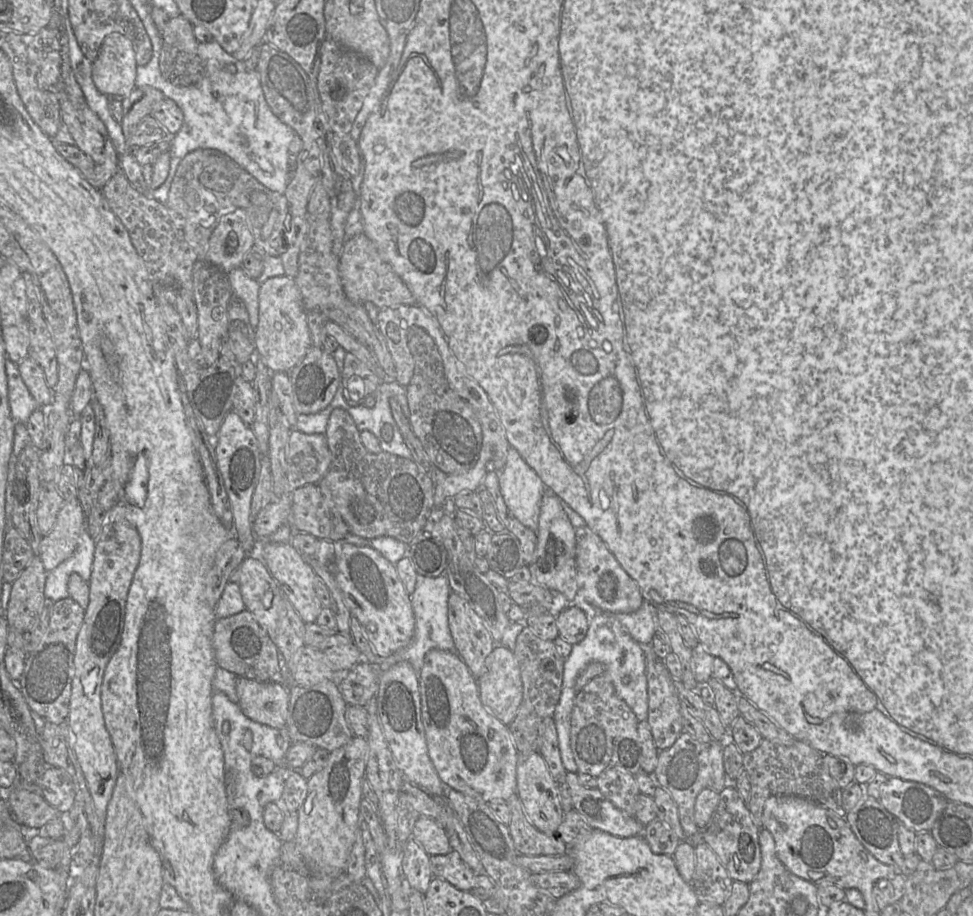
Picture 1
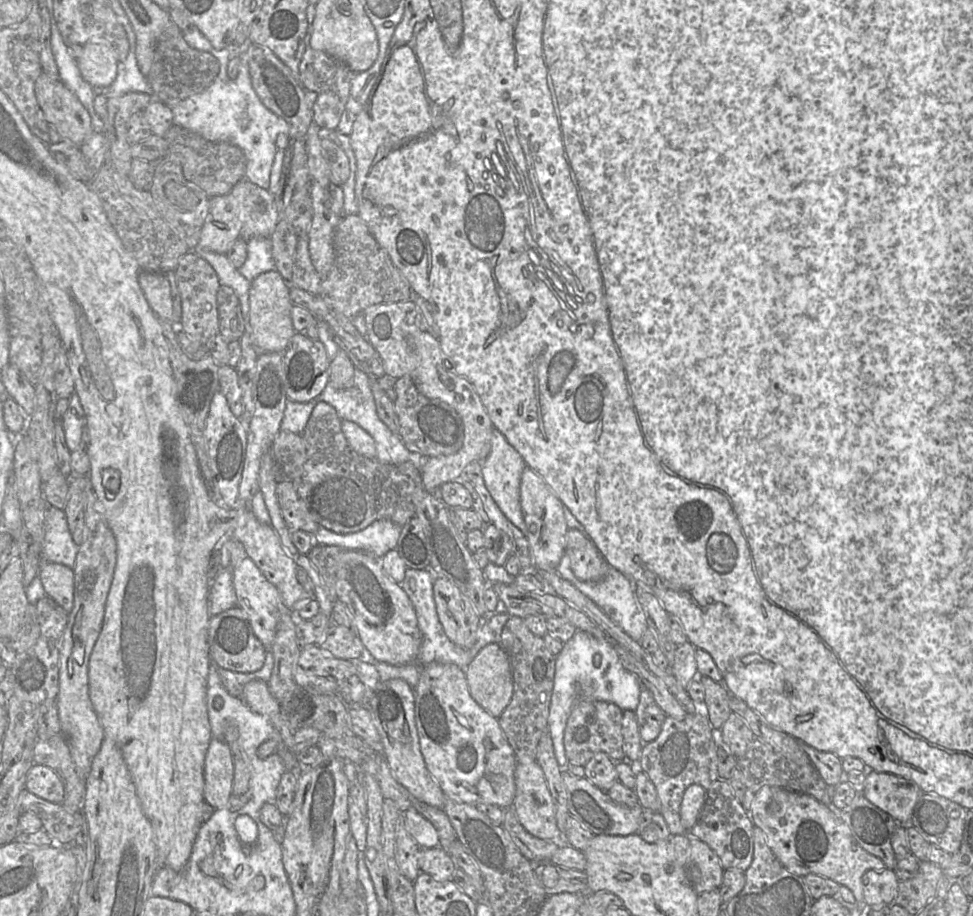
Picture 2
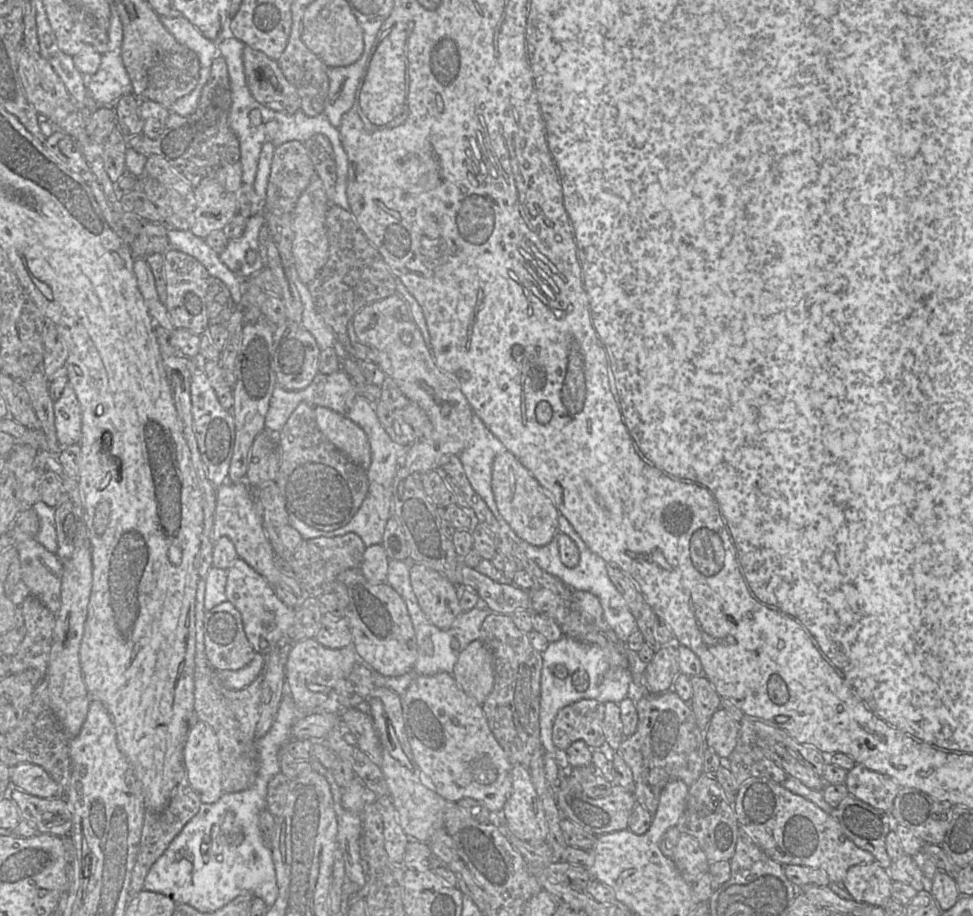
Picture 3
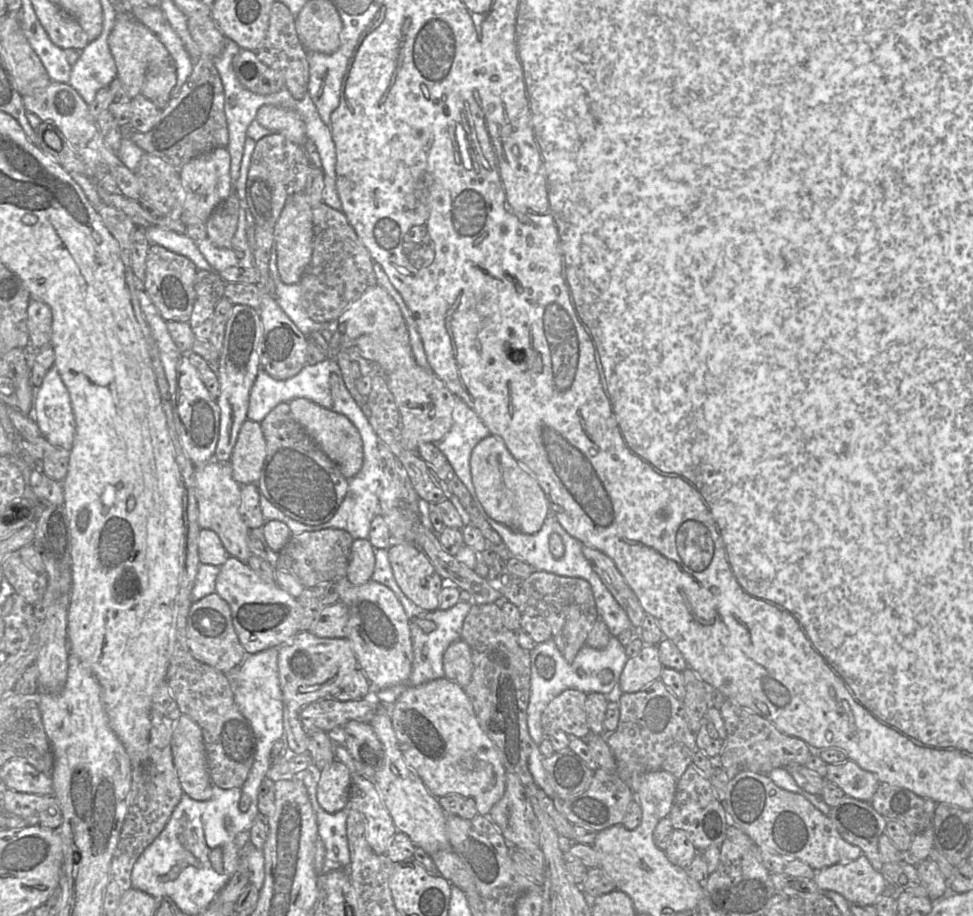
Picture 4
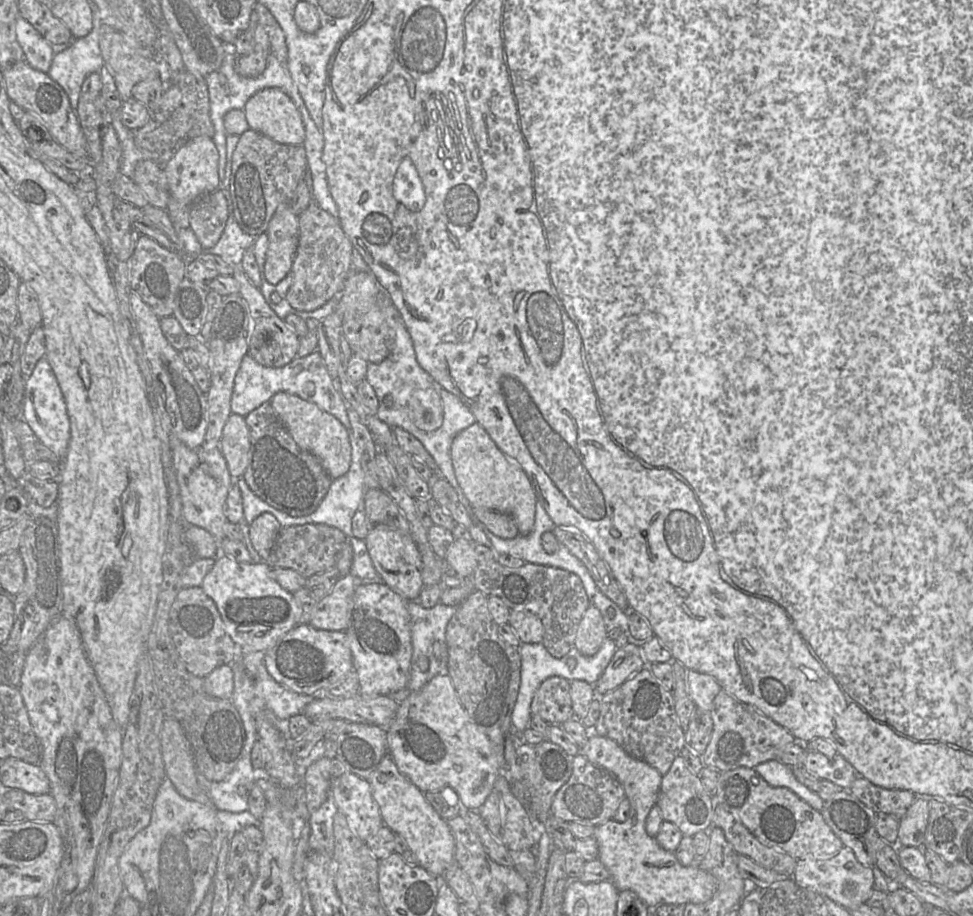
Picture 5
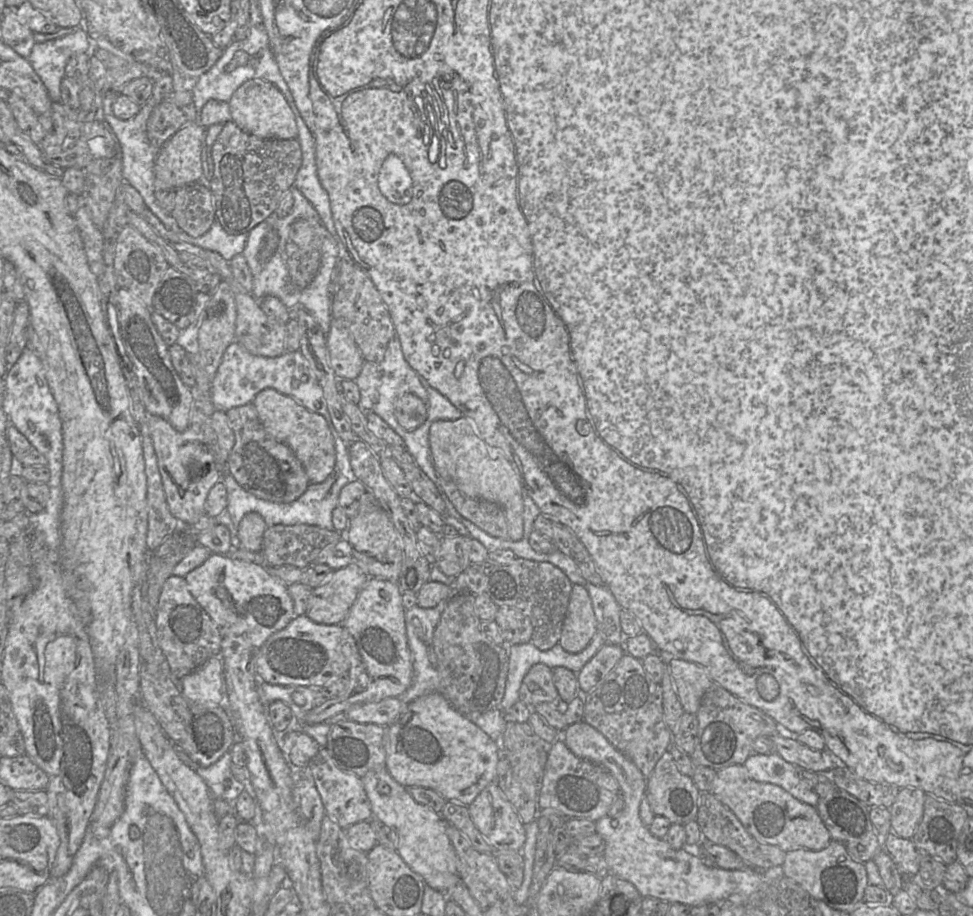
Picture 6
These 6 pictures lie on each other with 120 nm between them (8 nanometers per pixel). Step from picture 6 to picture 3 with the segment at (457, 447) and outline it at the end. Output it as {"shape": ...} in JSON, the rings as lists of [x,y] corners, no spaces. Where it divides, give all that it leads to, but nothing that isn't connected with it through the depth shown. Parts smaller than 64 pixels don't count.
{"shape":[[[509,451],[498,455],[492,466],[492,491],[497,509],[515,534],[534,546],[550,543],[558,530],[560,513],[536,478]]]}

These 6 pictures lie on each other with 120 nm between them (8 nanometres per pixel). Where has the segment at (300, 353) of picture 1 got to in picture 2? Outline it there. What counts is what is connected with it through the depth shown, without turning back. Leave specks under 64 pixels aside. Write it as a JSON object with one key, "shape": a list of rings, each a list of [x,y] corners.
{"shape":[[[276,270],[258,275],[251,281],[249,291],[249,321],[247,334],[258,353],[280,353],[288,347],[291,338],[297,333],[293,327],[291,310],[294,306],[290,298],[290,285]]]}

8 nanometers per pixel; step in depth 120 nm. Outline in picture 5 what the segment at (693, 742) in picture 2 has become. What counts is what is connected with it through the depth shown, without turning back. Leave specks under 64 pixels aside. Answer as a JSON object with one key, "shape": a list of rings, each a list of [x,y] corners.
{"shape":[[[648,667],[629,678],[619,687],[600,697],[600,716],[595,726],[587,728],[591,733],[607,737],[616,742],[627,754],[641,760],[665,775],[674,759],[685,747],[684,731],[679,723],[672,692],[667,691]]]}

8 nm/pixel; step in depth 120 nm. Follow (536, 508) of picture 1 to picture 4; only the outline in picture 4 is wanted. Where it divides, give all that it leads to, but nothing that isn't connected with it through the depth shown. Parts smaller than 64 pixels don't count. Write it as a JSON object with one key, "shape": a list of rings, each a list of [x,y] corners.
{"shape":[[[460,398],[455,400],[452,419],[451,429],[436,446],[468,489],[474,504],[478,498],[471,478],[470,457],[474,447],[491,433],[478,414]]]}

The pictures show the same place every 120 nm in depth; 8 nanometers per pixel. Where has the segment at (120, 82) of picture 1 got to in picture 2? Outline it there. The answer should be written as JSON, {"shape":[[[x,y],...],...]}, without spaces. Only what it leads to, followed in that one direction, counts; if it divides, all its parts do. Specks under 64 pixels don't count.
{"shape":[[[93,38],[85,45],[76,62],[88,83],[95,89],[105,89],[114,82],[120,61],[107,40]]]}

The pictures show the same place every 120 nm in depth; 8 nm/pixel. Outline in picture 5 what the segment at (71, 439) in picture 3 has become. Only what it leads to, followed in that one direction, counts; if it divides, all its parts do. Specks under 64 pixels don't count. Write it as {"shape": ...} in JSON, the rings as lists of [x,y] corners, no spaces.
{"shape":[[[46,358],[38,361],[32,374],[25,380],[22,415],[37,438],[63,461],[70,440],[70,419],[61,388]]]}

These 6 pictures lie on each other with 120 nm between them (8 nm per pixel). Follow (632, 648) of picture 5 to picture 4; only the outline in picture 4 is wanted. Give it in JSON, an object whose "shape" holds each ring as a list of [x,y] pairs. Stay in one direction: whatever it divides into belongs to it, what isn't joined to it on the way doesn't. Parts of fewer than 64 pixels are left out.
{"shape":[[[645,645],[637,656],[628,658],[619,678],[619,688],[623,693],[638,692],[660,680],[663,668],[657,645]]]}

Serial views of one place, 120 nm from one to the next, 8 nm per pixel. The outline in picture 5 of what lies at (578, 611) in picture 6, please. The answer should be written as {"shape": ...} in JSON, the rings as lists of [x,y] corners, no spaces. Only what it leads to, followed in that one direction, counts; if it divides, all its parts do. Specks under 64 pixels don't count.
{"shape":[[[590,604],[577,628],[574,647],[584,656],[592,656],[599,651],[607,636],[599,609]]]}

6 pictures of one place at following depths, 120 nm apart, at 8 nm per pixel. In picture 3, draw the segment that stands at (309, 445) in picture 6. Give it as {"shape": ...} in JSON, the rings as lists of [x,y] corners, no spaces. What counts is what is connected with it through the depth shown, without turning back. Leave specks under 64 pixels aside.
{"shape":[[[315,406],[314,413],[325,437],[351,461],[367,470],[371,464],[371,448],[364,430],[331,409]]]}

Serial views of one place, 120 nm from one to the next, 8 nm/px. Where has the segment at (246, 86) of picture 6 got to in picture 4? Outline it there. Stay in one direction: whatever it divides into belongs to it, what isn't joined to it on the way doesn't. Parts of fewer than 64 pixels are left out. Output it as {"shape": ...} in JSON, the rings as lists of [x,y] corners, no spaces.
{"shape":[[[263,105],[258,109],[255,121],[297,145],[304,145],[307,140],[305,123],[295,110]]]}

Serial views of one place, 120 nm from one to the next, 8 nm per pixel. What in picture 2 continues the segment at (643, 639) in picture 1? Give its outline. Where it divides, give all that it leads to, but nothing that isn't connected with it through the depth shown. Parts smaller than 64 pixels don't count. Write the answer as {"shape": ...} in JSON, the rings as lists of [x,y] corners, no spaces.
{"shape":[[[566,553],[556,567],[555,572],[595,602],[634,641],[640,642],[645,630],[648,629],[646,617],[631,587],[631,580],[622,572],[610,567],[607,575],[602,580],[596,582],[583,581],[577,578],[571,570],[570,560]]]}

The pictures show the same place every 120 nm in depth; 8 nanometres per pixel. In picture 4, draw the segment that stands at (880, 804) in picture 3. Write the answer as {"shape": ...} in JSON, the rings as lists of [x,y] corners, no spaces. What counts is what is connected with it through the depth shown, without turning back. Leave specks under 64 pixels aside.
{"shape":[[[850,759],[841,763],[828,764],[824,779],[835,783],[846,795],[868,802],[880,784],[873,773],[864,770]]]}

